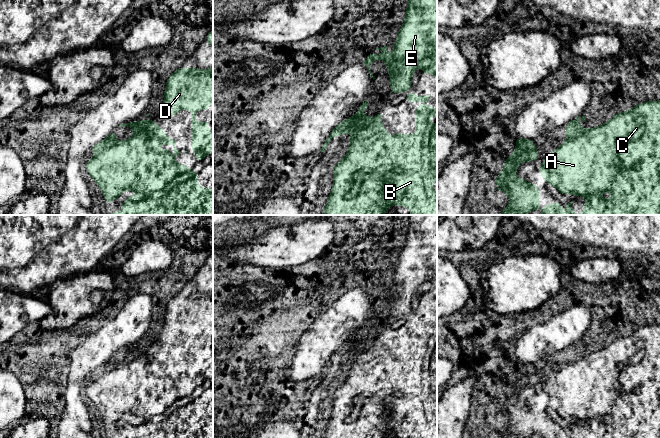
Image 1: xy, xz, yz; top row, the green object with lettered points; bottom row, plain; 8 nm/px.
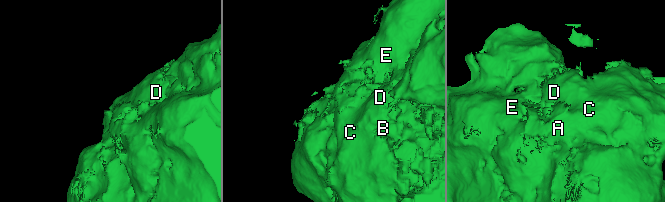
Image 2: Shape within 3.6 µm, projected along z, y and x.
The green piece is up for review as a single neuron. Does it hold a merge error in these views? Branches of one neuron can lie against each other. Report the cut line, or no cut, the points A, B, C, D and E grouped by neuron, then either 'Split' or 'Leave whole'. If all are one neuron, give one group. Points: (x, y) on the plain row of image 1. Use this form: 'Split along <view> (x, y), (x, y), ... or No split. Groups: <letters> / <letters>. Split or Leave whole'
No split. Groups: A B C D E. Leave whole

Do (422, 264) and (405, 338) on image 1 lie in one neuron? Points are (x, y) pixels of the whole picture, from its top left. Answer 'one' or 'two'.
one

